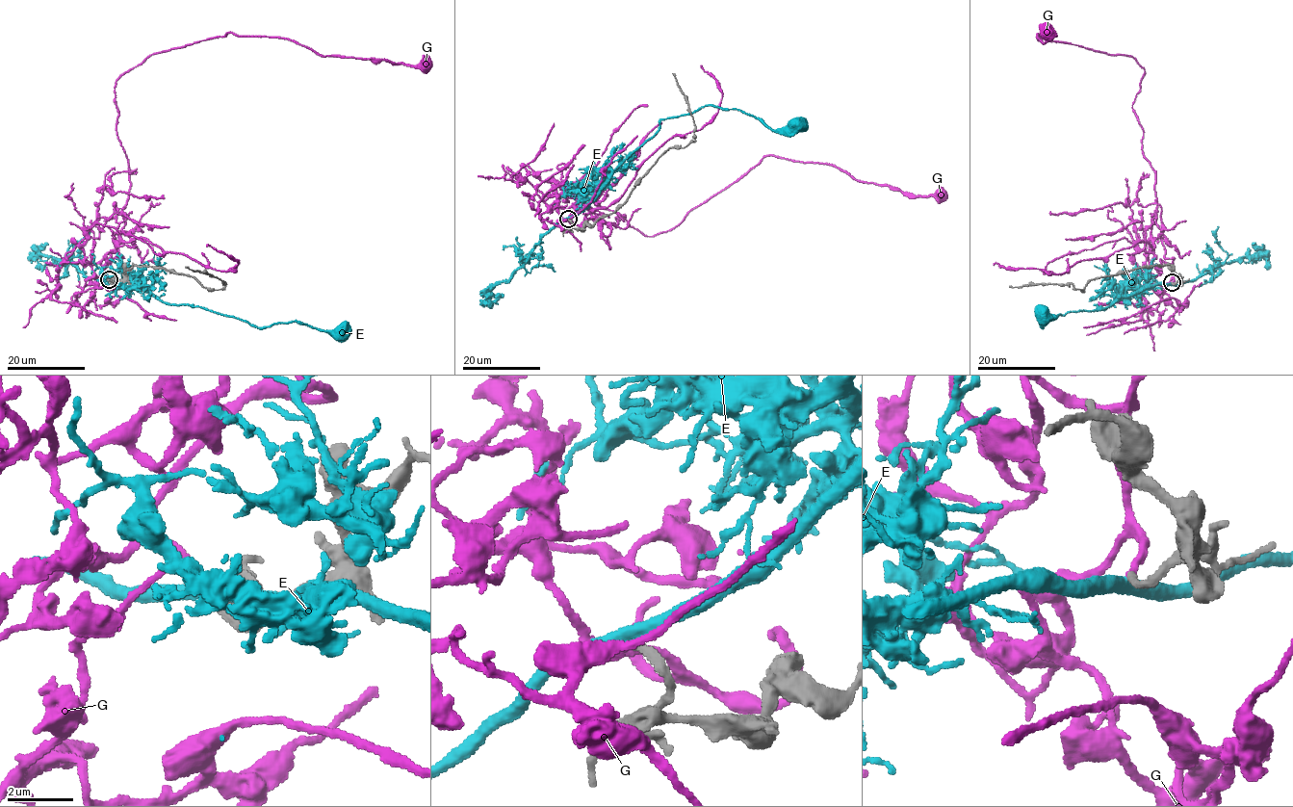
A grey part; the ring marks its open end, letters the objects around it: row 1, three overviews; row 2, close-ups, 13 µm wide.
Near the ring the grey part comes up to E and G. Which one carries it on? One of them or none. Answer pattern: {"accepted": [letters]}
{"accepted": ["G"]}

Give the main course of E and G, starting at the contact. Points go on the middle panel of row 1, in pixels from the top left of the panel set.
E: (568, 219), (583, 212), (614, 169), (653, 137), (661, 119), (713, 105), (743, 111), (774, 130), (797, 122)
G: (568, 220), (615, 226), (624, 214), (656, 235), (764, 156), (826, 163), (916, 196), (942, 195)

